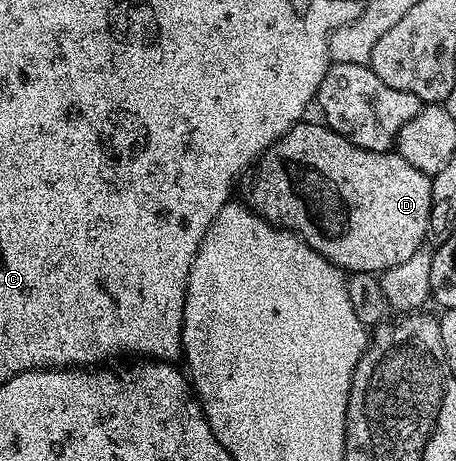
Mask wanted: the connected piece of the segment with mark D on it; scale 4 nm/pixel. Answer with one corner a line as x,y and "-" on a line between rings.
300,122
294,124
290,130
283,135
269,150
265,150
254,165
253,173
255,177
251,180
251,200
249,207
251,211
263,217
277,228
286,228
288,232
293,232
308,244
317,254
321,254
330,264
336,264
338,268
343,269
344,273
353,272
373,272
382,274
387,272
393,266
401,266
403,256
395,256
395,244
400,248
400,253
412,256
417,254
424,247
427,240
427,230
431,227
431,182
432,177
426,176
417,166
409,166
405,158
399,156
398,151
389,152
370,152
364,148
359,148
353,142
349,142
341,134
337,134
332,128
328,128
326,123
307,124

